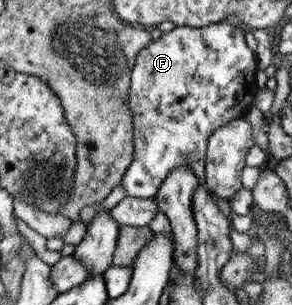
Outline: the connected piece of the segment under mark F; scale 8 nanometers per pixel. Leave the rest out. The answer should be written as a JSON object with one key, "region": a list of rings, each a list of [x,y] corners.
{"region":[[[226,21],[198,28],[175,26],[136,54],[134,65],[130,70],[127,101],[133,123],[132,161],[121,180],[126,196],[108,213],[117,224],[132,225],[132,227],[147,226],[156,215],[156,204],[152,198],[169,171],[180,164],[192,168],[198,184],[209,193],[204,174],[208,136],[214,129],[230,120],[242,117],[259,91],[254,87],[254,74],[258,70],[255,53],[246,46],[244,35],[244,31],[232,27]]]}

